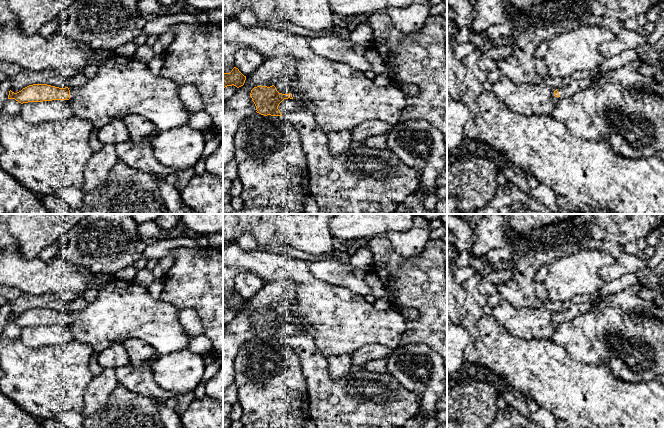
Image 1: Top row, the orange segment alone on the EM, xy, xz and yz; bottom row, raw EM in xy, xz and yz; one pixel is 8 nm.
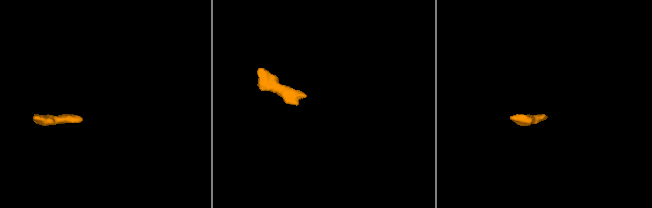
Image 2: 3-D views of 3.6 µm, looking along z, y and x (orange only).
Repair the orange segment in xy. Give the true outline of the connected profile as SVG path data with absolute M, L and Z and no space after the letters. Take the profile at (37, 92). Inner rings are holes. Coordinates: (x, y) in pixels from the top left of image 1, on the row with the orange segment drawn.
M33 84L14 93L9 91L8 99L15 99L19 103L43 102L52 100L69 100L70 90L68 87L59 88L47 84Z

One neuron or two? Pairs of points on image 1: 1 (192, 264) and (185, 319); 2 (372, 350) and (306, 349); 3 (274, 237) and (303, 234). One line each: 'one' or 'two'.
1: two
2: two
3: one

